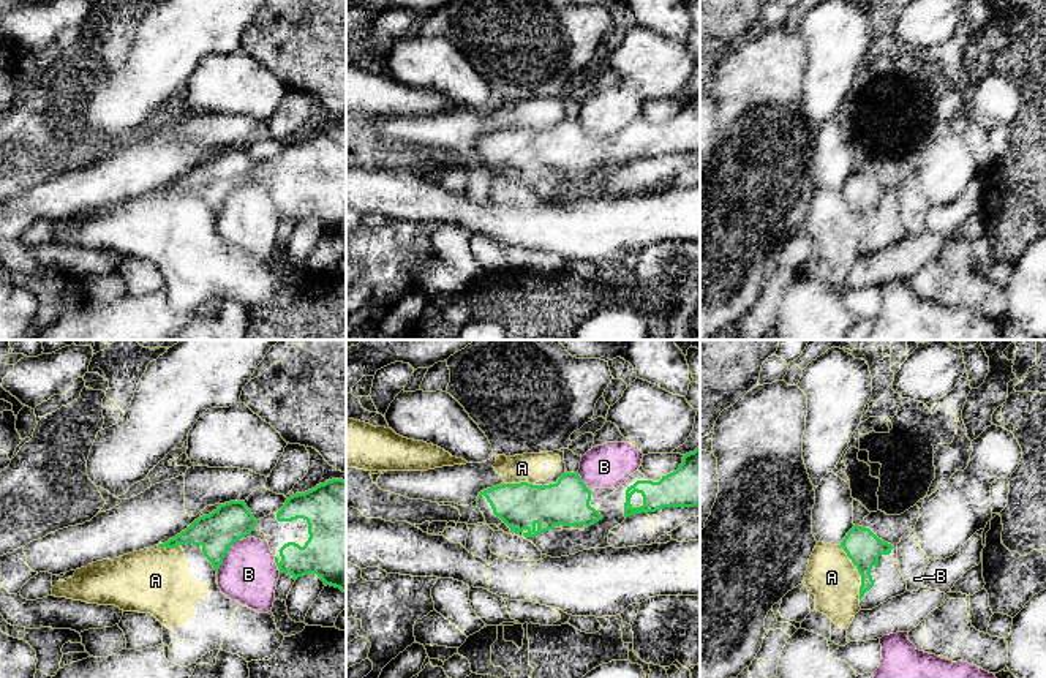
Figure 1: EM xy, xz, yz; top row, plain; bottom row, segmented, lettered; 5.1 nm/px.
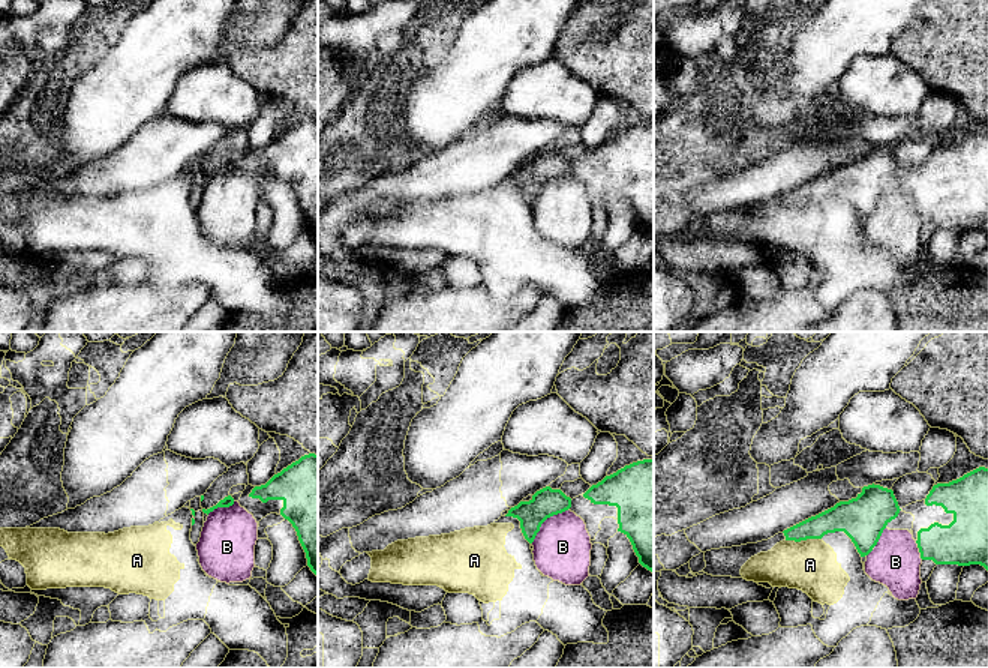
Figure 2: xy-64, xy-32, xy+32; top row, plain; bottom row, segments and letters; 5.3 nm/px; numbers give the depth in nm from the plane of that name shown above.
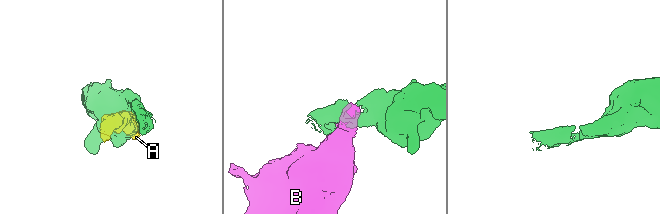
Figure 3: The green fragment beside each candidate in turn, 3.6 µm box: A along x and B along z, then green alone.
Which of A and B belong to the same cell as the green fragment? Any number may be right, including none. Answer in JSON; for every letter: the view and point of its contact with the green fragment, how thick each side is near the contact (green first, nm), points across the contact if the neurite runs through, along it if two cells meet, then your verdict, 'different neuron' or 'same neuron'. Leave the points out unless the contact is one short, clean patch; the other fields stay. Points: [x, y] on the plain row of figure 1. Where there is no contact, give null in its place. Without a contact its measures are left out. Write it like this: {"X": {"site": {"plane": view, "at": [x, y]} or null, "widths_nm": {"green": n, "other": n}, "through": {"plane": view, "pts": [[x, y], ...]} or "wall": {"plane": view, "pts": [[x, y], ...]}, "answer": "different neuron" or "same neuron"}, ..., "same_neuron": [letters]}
{"A": {"site": {"plane": "yz", "at": [861, 231]}, "widths_nm": {"green": 180, "other": 260}, "wall": {"plane": "yz", "pts": [[857, 217], [860, 222], [860, 245]]}, "answer": "different neuron"}, "B": {"site": {"plane": "xy", "at": [226, 198]}, "widths_nm": {"green": 200, "other": 300}, "answer": "different neuron"}, "same_neuron": []}

